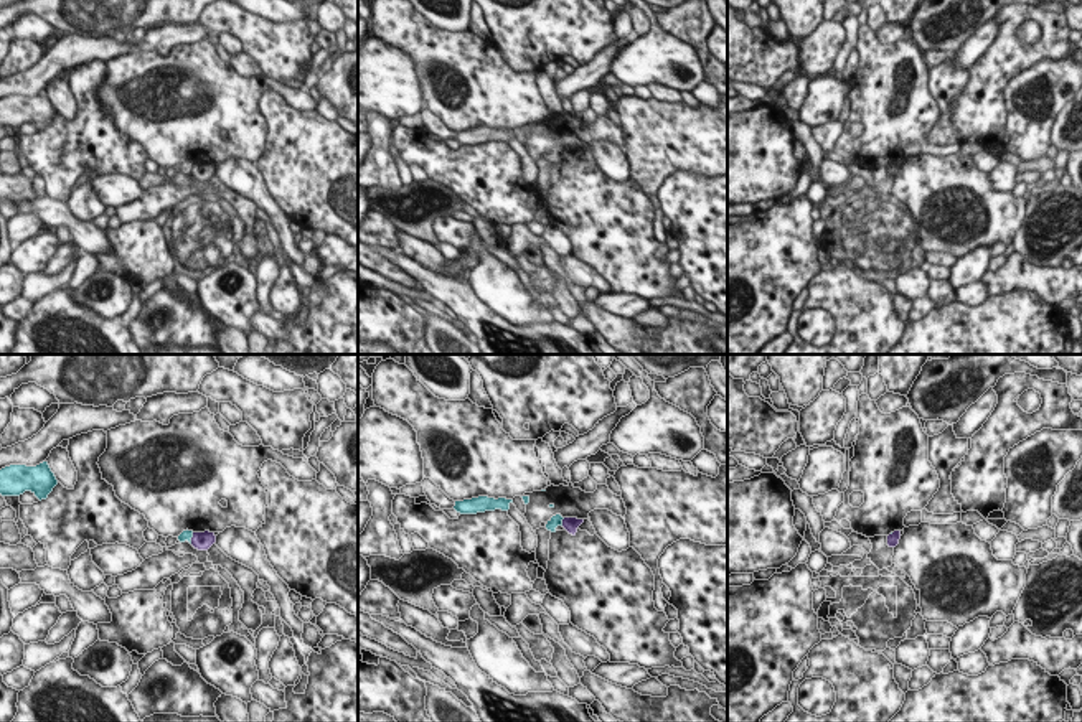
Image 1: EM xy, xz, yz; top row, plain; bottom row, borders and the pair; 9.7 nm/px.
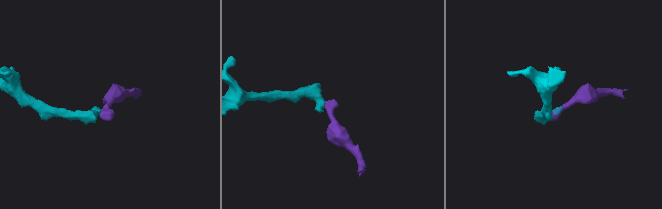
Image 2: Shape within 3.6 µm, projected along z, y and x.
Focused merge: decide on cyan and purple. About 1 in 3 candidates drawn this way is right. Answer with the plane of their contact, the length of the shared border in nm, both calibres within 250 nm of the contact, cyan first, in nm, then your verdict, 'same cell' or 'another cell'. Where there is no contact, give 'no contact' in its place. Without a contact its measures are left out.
xz | 90 nm | 100/140 nm | another cell

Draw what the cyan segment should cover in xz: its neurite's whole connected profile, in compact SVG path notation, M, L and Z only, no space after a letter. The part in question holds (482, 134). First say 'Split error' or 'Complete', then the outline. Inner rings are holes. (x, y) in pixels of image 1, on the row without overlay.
Complete. M478 127L472 130L455 132L454 140L460 145L477 145L495 140L508 142L511 134L513 130L506 129L495 130L488 127Z

